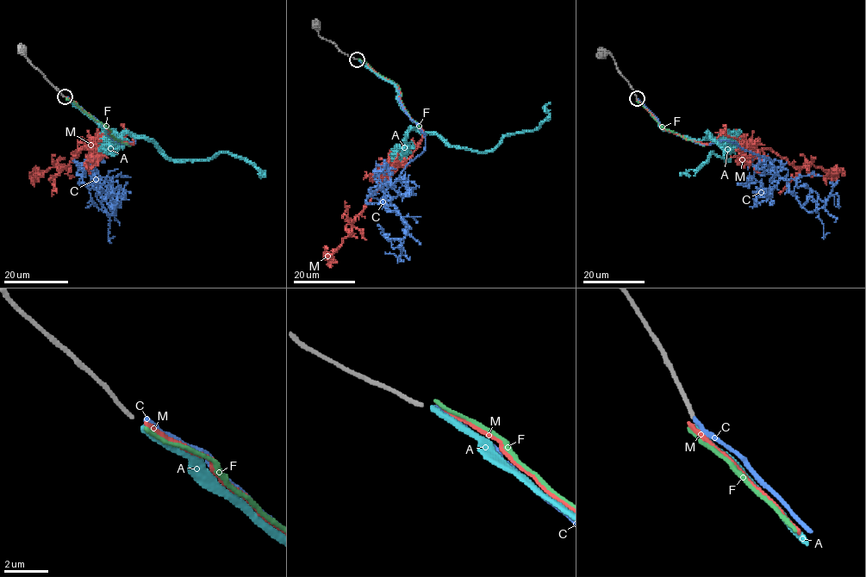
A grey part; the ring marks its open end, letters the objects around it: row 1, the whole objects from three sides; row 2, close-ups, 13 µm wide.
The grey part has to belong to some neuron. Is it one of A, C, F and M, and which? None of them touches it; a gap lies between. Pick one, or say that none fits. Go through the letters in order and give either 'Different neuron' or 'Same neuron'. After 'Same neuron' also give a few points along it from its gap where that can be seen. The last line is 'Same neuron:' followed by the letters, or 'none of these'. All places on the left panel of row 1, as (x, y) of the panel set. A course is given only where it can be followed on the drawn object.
A: Different neuron
C: Different neuron
F: Different neuron
M: Different neuron
Same neuron: none of these

